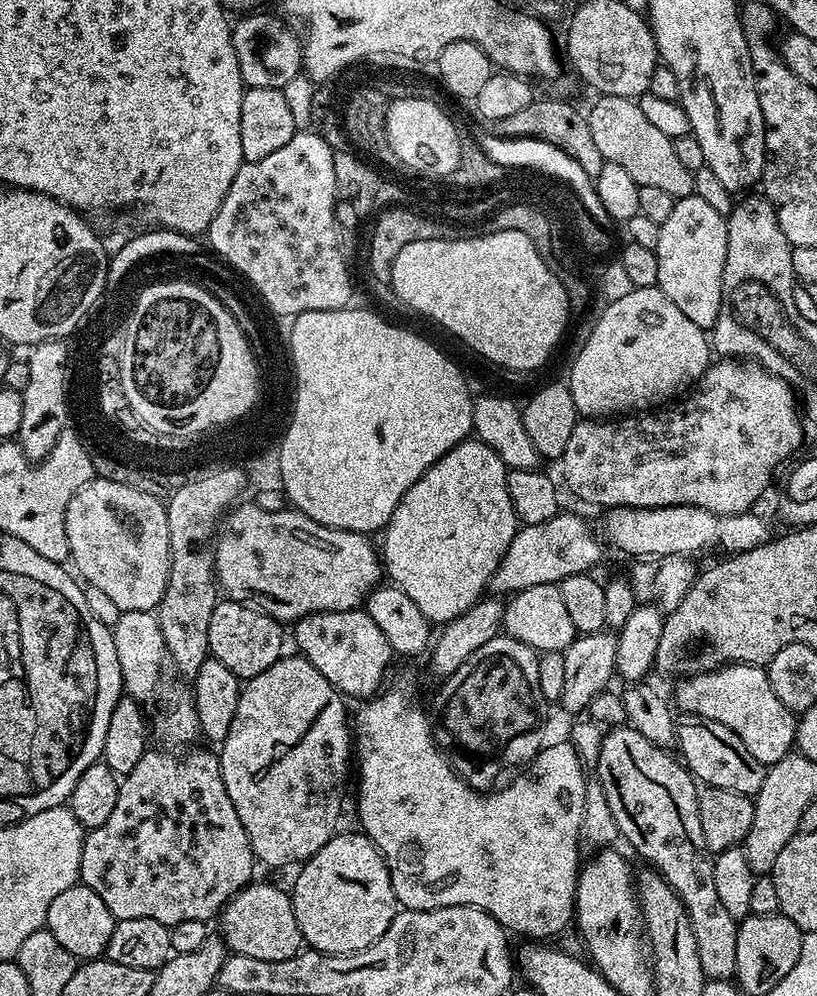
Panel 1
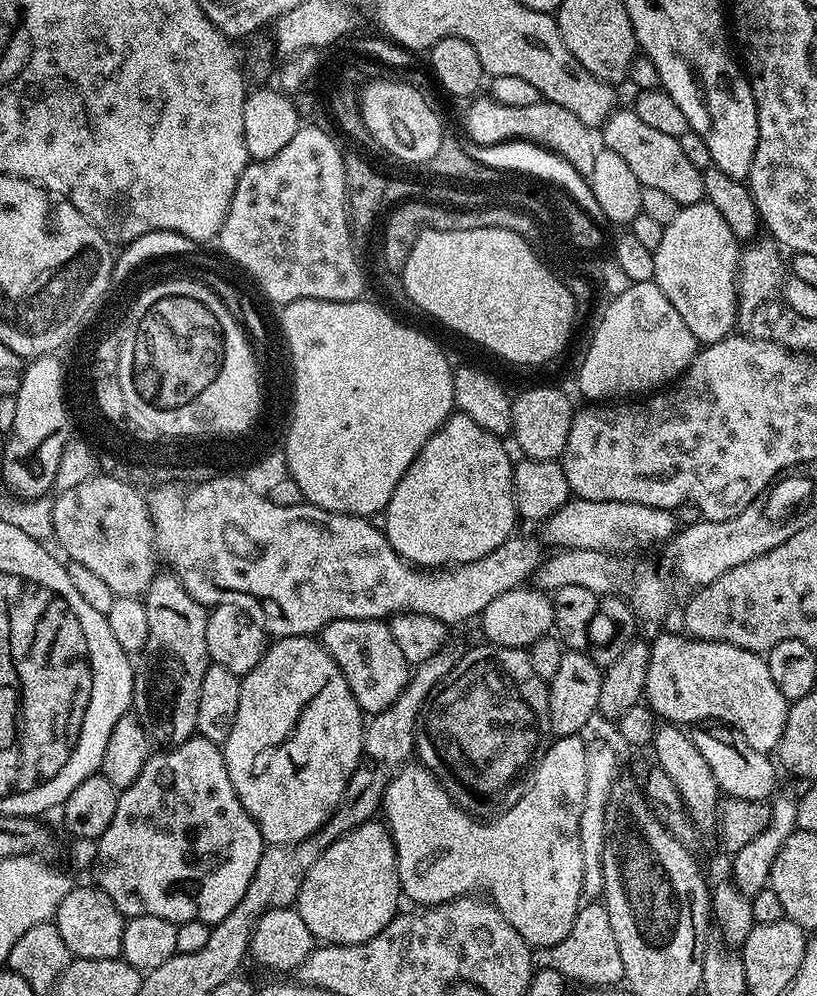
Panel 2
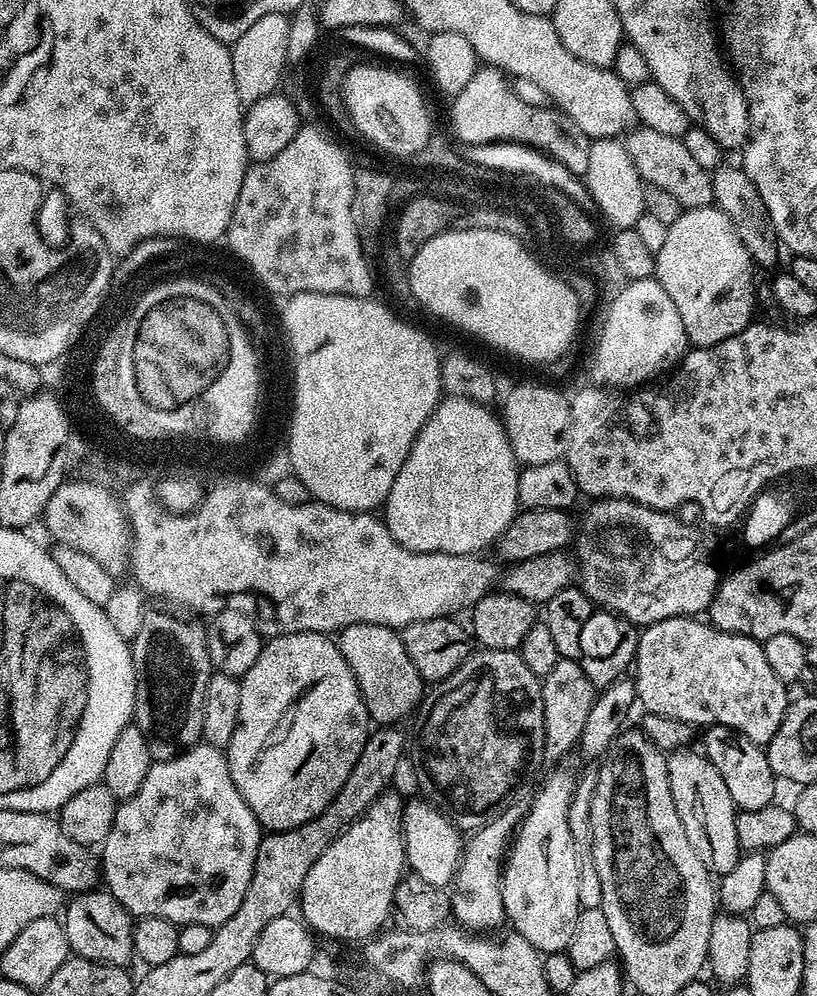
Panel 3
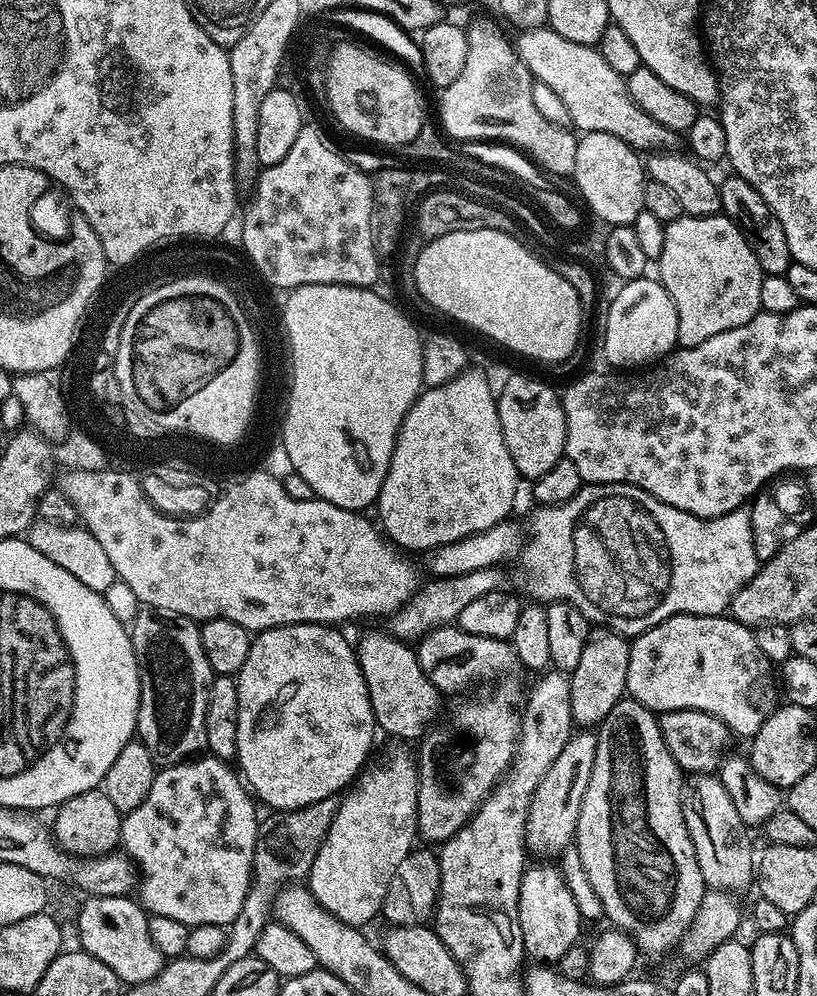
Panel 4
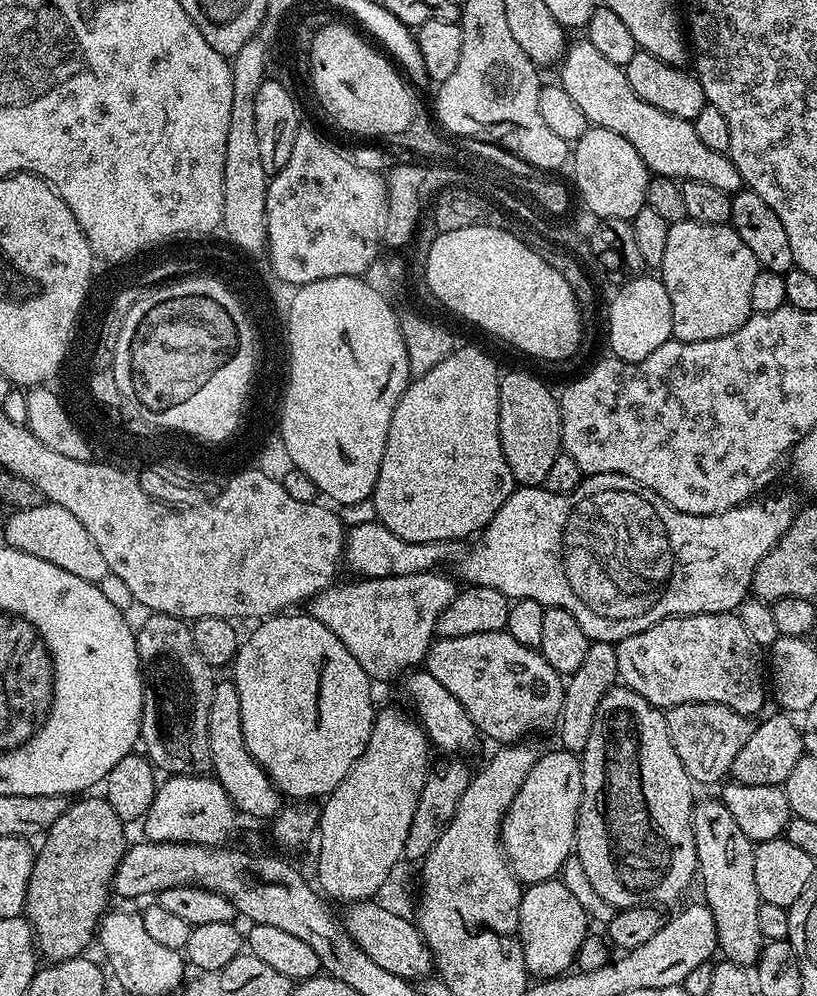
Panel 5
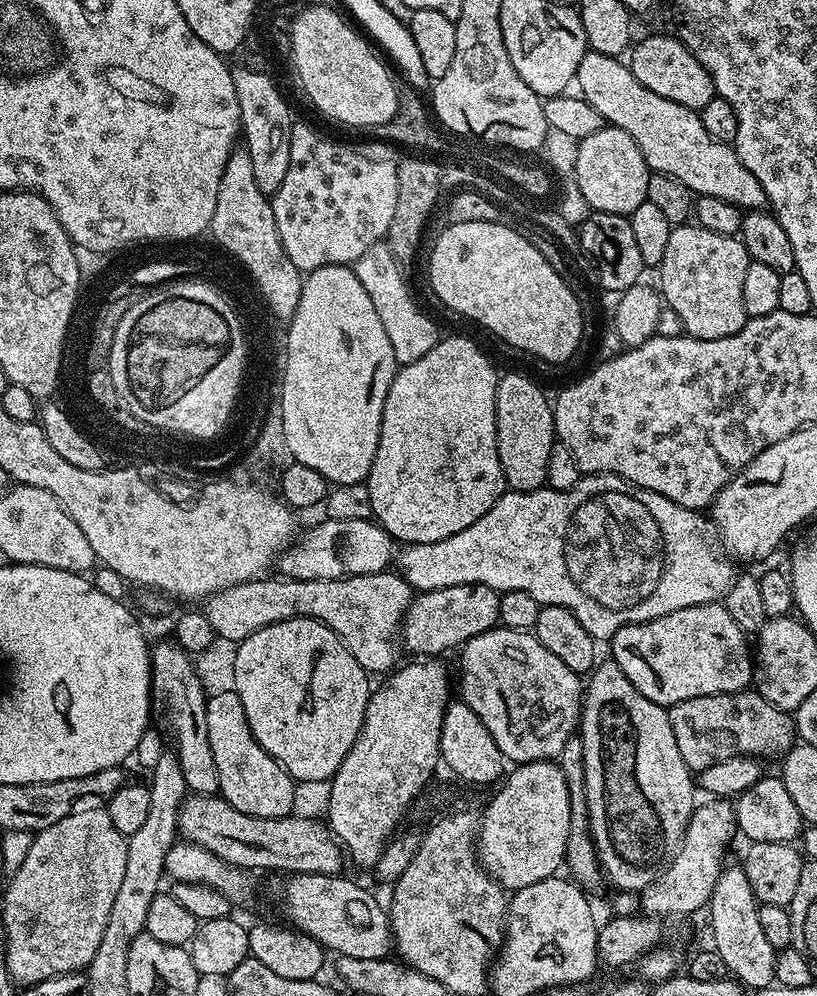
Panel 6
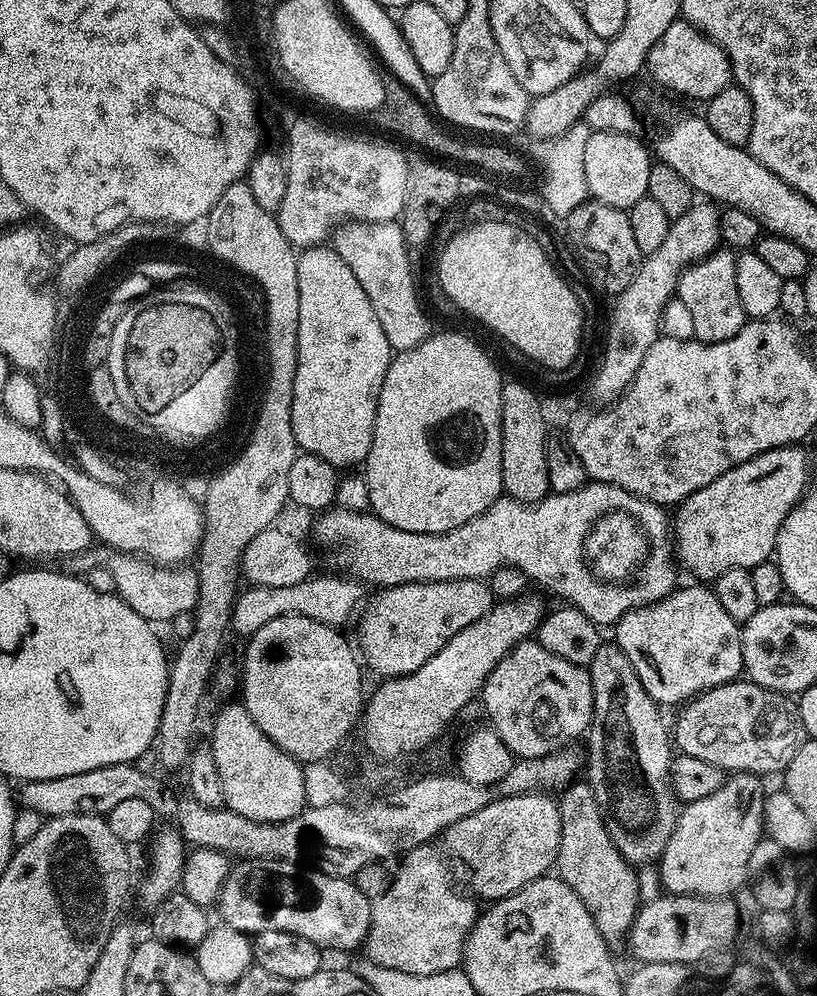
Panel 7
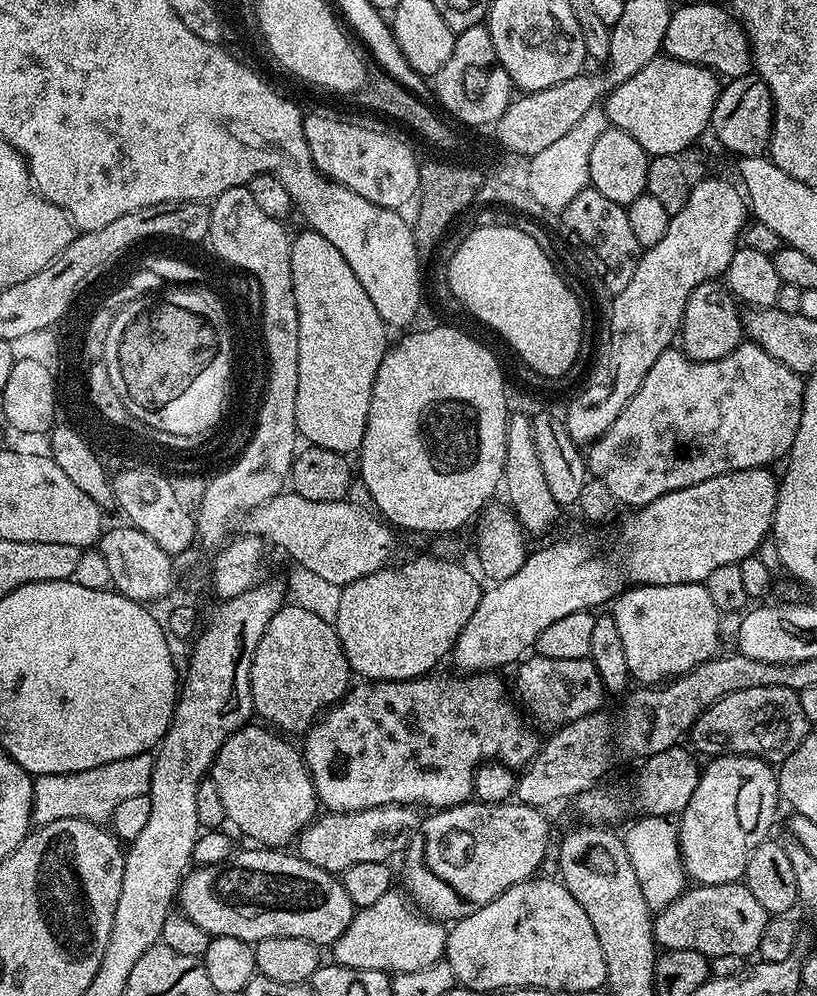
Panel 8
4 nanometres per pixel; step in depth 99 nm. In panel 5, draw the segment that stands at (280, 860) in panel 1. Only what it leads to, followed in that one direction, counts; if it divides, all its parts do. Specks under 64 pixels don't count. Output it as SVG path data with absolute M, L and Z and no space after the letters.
M277 614L269 616L257 623L256 628L247 637L241 639L239 648L236 649L236 658L231 665L231 679L234 681L238 690L238 702L242 702L242 738L248 753L255 758L258 766L267 774L274 787L278 789L285 797L291 798L296 802L308 802L312 796L327 797L328 793L350 774L350 766L358 762L362 750L366 750L366 742L370 742L370 730L372 723L376 721L377 709L372 708L372 687L373 681L369 679L366 670L359 665L358 659L354 658L350 651L339 641L337 634L332 633L320 621L316 621L309 614L303 616L292 616L296 614Z

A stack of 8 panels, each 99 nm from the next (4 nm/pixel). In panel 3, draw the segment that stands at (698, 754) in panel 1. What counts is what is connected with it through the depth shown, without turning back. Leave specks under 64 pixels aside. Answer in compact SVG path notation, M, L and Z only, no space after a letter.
M709 724L703 732L702 752L717 767L719 774L722 774L722 779L730 790L730 798L739 811L762 810L762 806L777 799L778 778L770 770L767 751L761 745L750 742L750 738L746 738L741 732L721 724Z

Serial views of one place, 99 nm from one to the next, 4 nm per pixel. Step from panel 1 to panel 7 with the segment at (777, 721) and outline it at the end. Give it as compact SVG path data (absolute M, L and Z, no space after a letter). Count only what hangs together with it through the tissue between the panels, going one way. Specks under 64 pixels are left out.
M677 587L658 602L630 610L614 625L614 643L622 650L622 654L626 654L626 658L630 658L630 666L634 666L634 674L638 674L638 682L642 682L646 694L650 694L650 698L660 706L683 705L693 696L717 688L720 684L728 684L744 672L741 625L730 618L730 614L726 614L722 602L718 602L711 587L696 587L700 588Z

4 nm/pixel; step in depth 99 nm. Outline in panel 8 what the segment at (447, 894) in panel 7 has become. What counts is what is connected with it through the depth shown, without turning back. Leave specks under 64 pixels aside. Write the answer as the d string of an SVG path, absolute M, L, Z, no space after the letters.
M399 891L382 894L378 902L353 911L350 926L346 926L346 930L342 930L340 937L330 946L331 959L335 963L358 970L397 974L422 970L442 960L448 928L423 911L412 912L409 897Z

